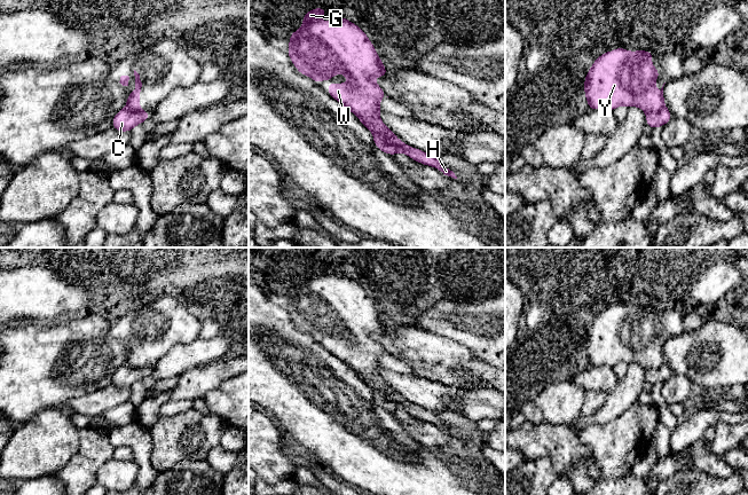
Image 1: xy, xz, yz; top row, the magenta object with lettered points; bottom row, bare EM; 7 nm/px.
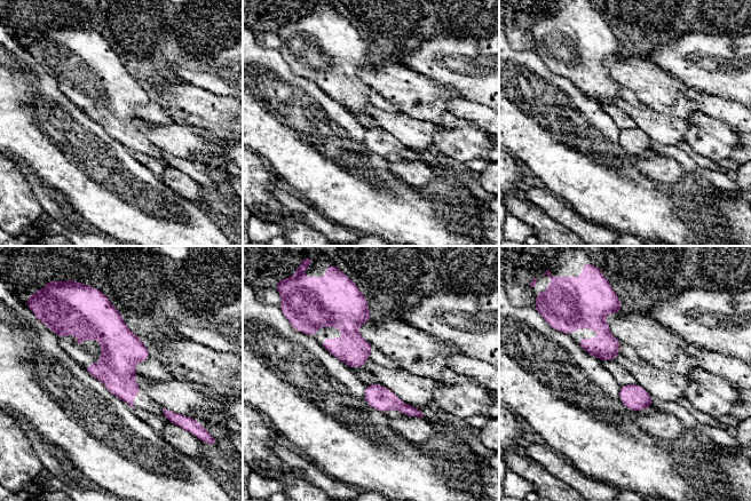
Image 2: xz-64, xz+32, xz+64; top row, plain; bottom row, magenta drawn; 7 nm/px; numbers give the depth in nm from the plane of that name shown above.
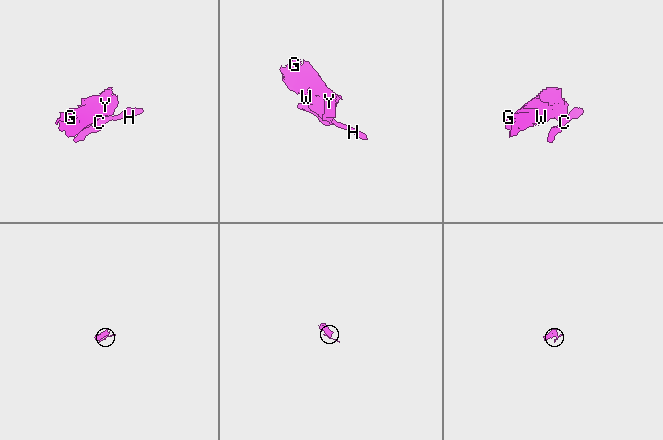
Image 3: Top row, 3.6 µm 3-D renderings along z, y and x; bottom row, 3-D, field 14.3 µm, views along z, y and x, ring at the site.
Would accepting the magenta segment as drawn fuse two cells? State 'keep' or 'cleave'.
cleave

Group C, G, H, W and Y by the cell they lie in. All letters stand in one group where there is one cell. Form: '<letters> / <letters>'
C H / G W Y

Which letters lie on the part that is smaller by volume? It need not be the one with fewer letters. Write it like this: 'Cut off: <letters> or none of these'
Cut off: C, H

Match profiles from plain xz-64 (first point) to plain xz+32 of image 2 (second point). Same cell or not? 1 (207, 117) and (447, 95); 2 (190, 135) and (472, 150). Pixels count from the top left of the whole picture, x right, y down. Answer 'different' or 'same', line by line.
1: same
2: different

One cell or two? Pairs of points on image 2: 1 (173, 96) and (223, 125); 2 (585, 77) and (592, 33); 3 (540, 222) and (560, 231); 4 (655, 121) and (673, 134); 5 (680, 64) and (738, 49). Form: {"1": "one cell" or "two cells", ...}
{"1": "one cell", "2": "one cell", "3": "one cell", "4": "one cell", "5": "one cell"}

